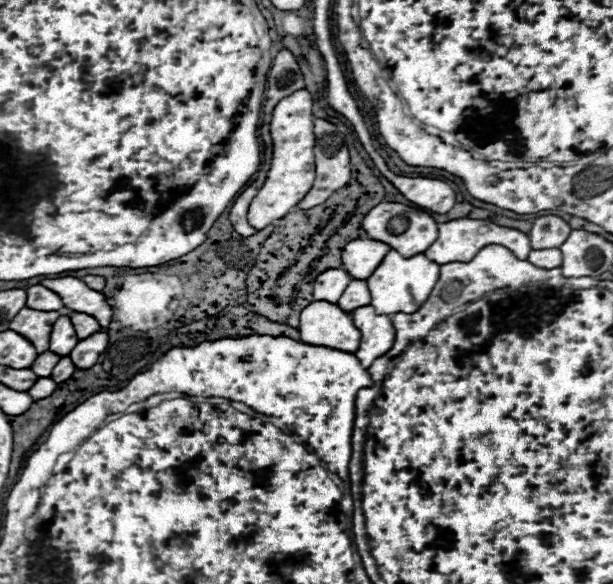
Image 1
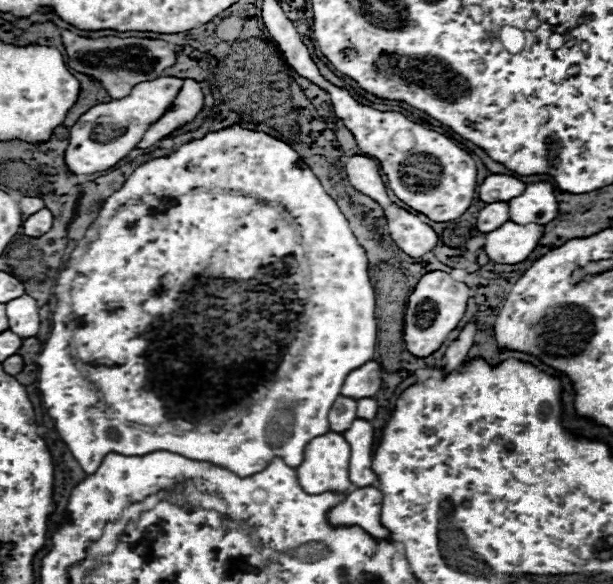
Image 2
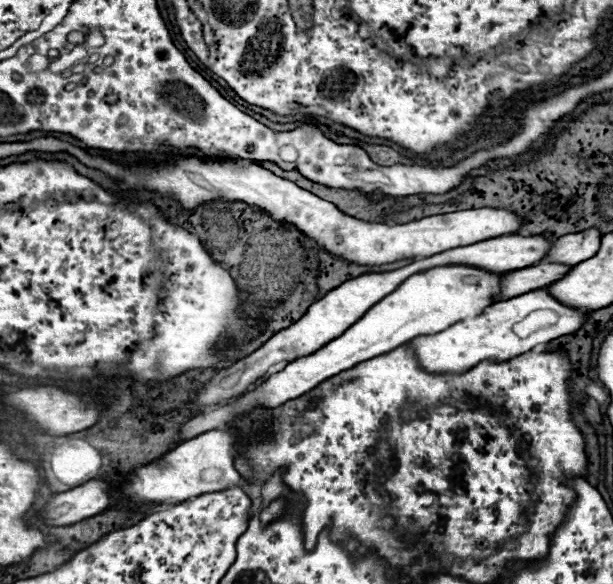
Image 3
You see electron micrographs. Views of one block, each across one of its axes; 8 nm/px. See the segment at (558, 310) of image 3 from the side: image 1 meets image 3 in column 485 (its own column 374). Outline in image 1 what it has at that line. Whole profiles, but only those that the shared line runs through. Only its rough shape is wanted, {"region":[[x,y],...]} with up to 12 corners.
{"region":[[370,306],[352,312],[360,330],[356,358],[364,368],[394,344],[390,316]]}

